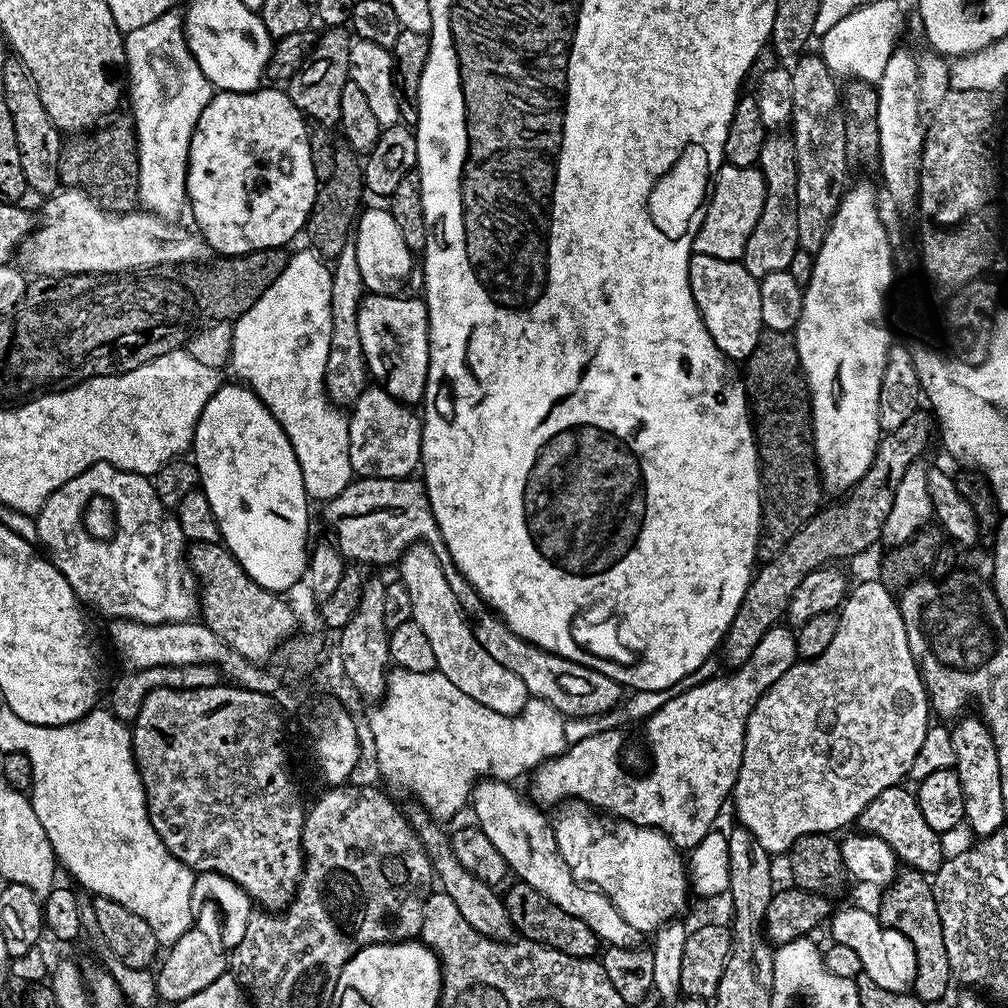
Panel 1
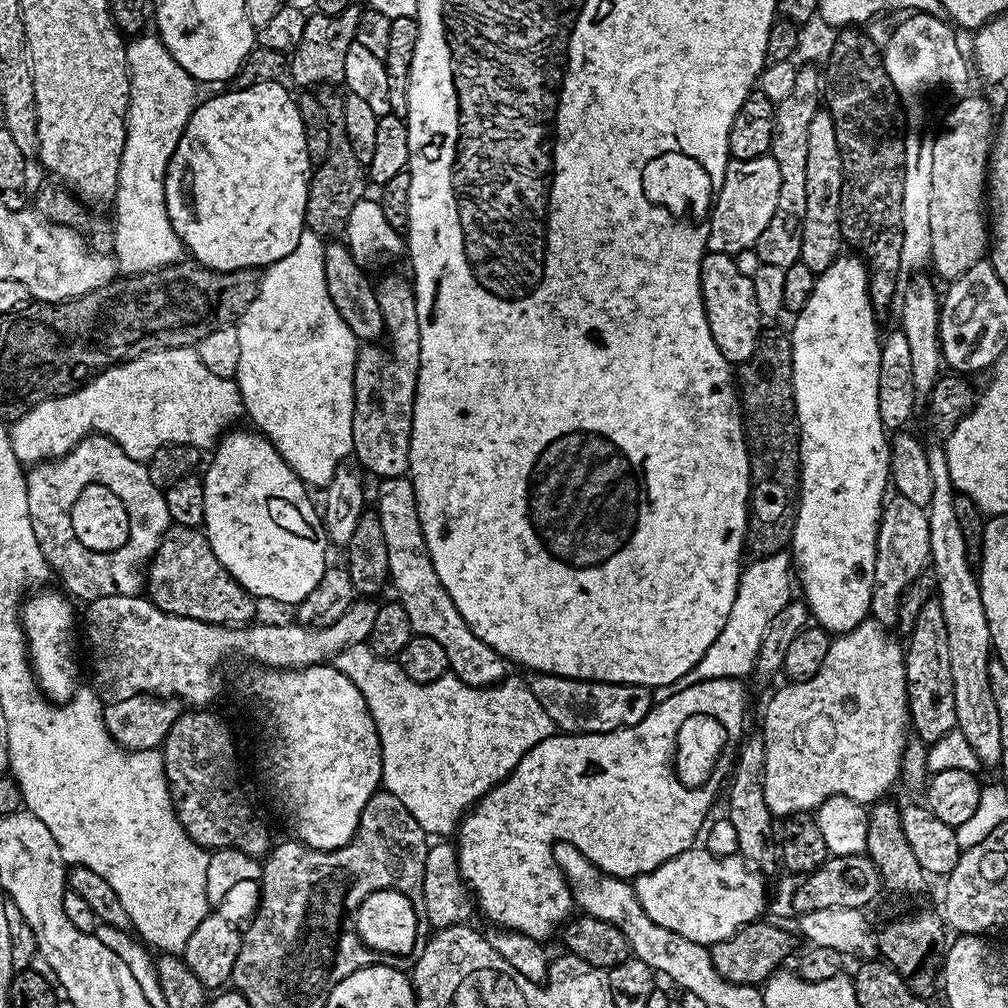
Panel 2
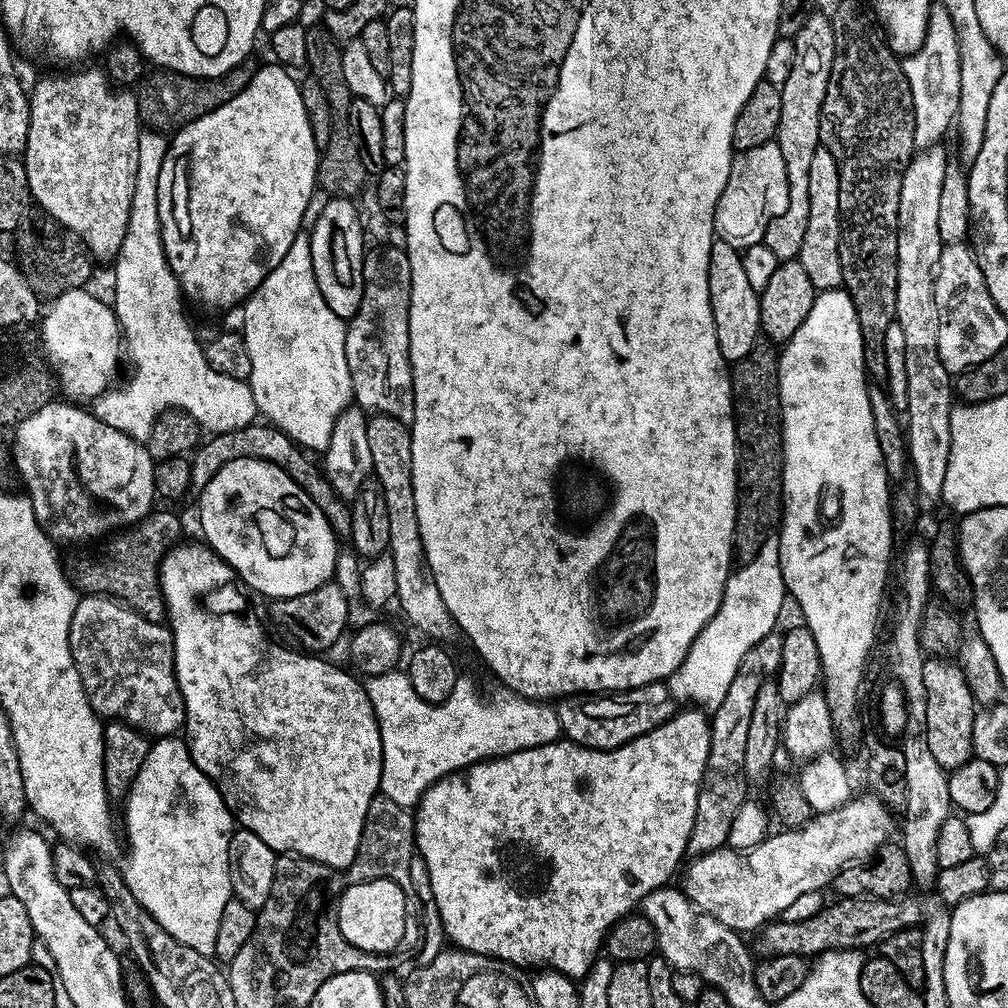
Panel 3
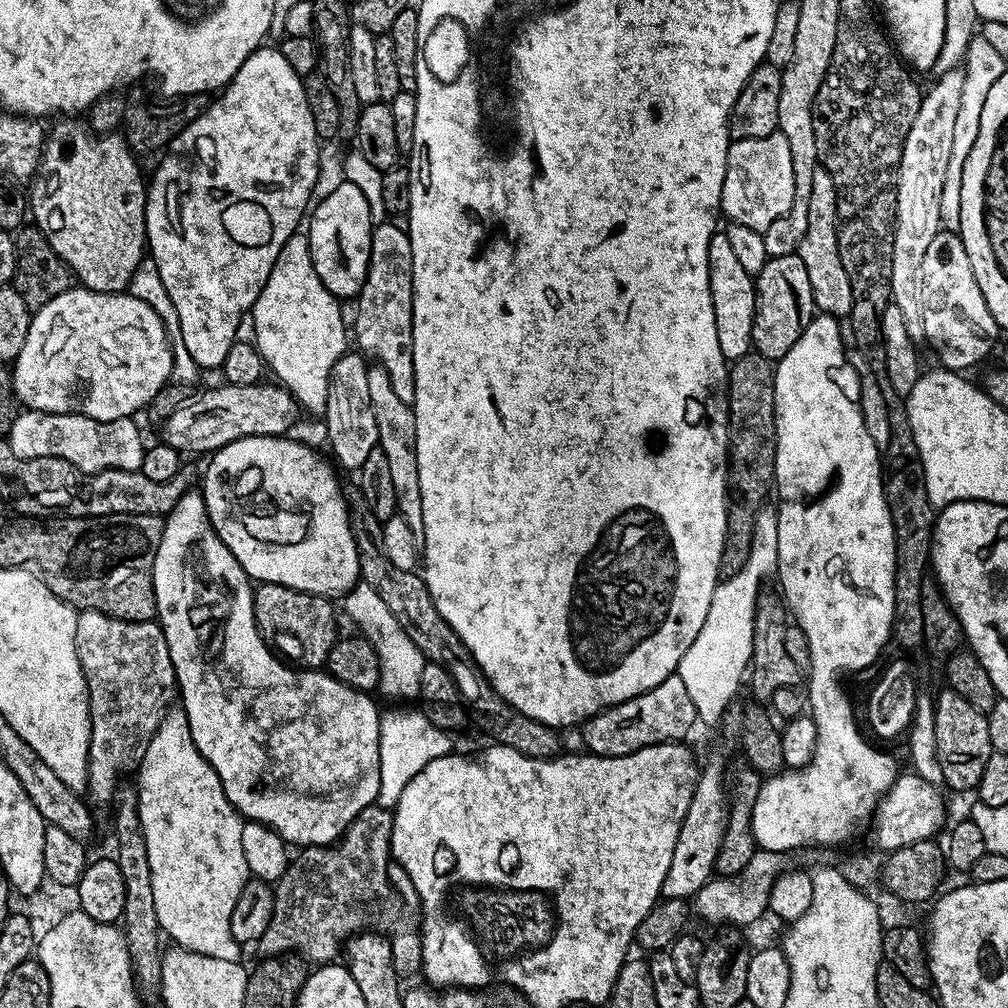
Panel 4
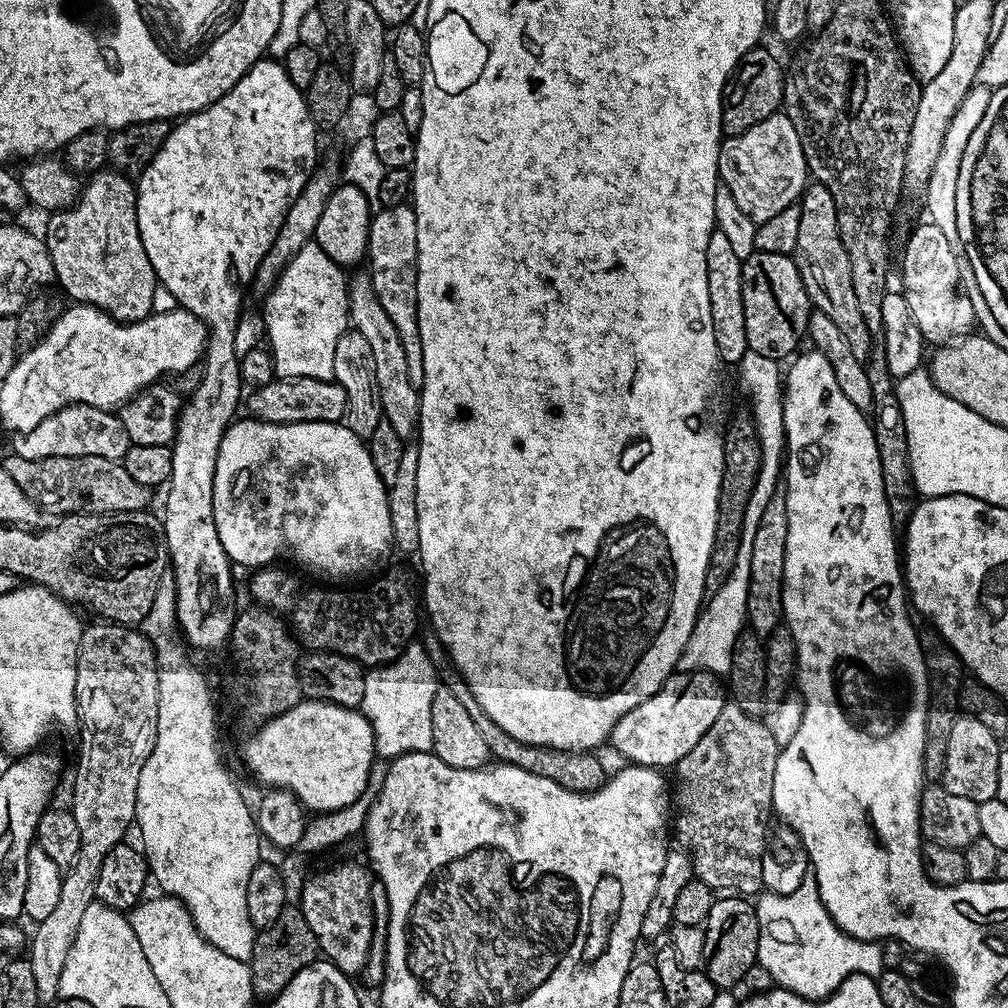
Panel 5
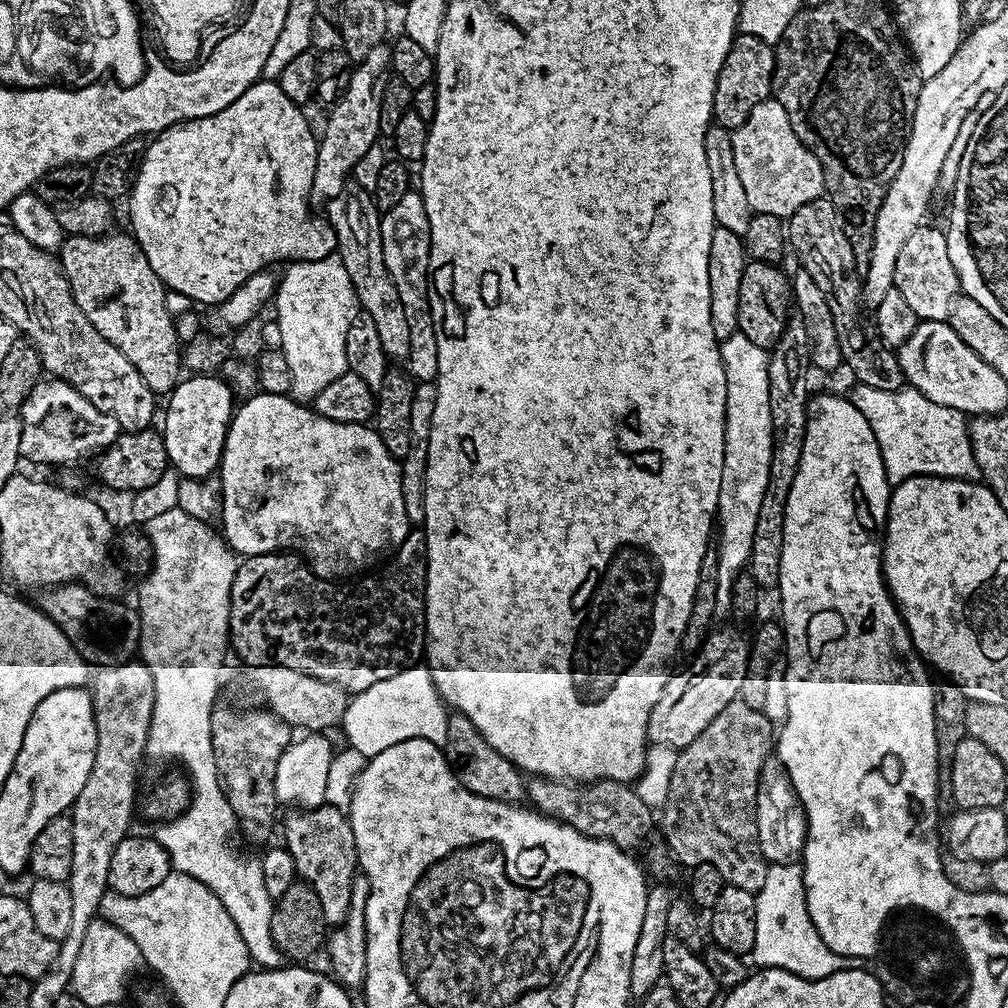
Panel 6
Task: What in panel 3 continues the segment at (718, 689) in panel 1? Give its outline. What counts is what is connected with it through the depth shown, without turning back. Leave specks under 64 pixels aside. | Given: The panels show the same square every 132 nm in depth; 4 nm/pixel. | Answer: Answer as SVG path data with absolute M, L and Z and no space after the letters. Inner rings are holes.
M680 710L680 711L677 711L677 712L676 712L676 713L675 713L675 715L673 715L673 717L672 717L672 719L670 719L670 720L668 720L668 721L666 721L666 723L665 723L665 724L659 724L659 725L658 725L658 727L656 727L656 728L655 728L655 729L654 729L654 731L653 731L653 732L648 732L648 733L646 733L646 735L644 735L644 736L639 736L639 737L638 737L638 739L636 739L636 740L632 740L632 741L631 741L631 742L630 742L630 743L629 743L629 744L624 744L624 745L622 745L622 747L620 747L620 748L613 748L613 749L611 749L611 750L601 750L601 749L598 749L598 748L585 748L585 747L584 747L584 745L583 745L583 744L574 744L574 743L572 743L572 741L571 741L571 740L569 740L569 739L567 739L567 738L561 738L561 739L559 739L559 740L557 740L557 741L555 741L555 742L553 742L553 743L550 743L550 744L539 744L539 746L538 746L538 747L536 747L536 748L530 748L530 749L523 749L523 750L521 750L521 751L520 751L520 752L514 752L514 753L510 753L510 754L509 754L509 755L508 755L508 756L501 756L501 757L499 757L499 758L493 758L493 759L487 759L487 760L485 760L485 761L483 761L483 762L479 762L479 763L477 763L477 764L473 764L473 765L472 765L472 767L469 767L469 768L468 768L468 769L467 769L467 771L465 771L465 772L464 772L464 773L463 773L463 774L451 774L451 775L447 775L447 776L445 776L445 777L444 777L444 778L443 778L443 779L441 779L441 780L438 780L438 781L437 781L437 782L436 782L436 783L435 783L435 784L434 784L434 785L433 785L433 786L432 786L432 787L430 787L430 788L428 788L428 790L427 790L427 791L426 791L426 792L424 792L424 794L423 794L423 797L422 797L422 799L421 799L421 800L420 800L420 801L419 801L419 804L418 804L418 810L420 810L420 813L418 813L418 812L416 812L416 813L415 813L415 816L414 816L414 819L415 819L415 841L414 841L414 848L415 848L415 850L416 850L416 849L417 849L417 850L418 850L418 851L420 851L420 853L418 853L418 856L419 856L419 859L420 859L420 860L422 860L422 861L423 861L423 864L424 864L424 866L425 866L425 870L426 870L426 871L427 871L427 872L428 872L428 885L427 885L427 887L428 887L428 888L429 888L429 889L430 889L430 896L433 896L433 898L434 898L434 899L436 899L436 908L437 908L437 910L438 910L438 911L440 911L440 920L441 920L441 922L442 922L442 923L444 923L444 928L445 928L445 930L446 930L446 931L448 931L448 932L449 932L449 934L450 934L450 935L452 935L452 936L453 936L453 938L454 938L454 939L456 939L456 940L457 940L457 942L458 942L458 943L460 943L460 944L457 944L457 945L459 945L459 947L460 947L460 948L461 948L461 949L463 949L463 951L466 951L466 952L477 952L477 954L479 954L479 955L480 955L480 956L491 956L491 957L493 957L493 958L499 958L499 959L501 959L501 960L507 960L507 961L509 961L509 962L511 962L511 963L512 963L512 964L513 964L513 965L516 965L516 966L519 966L519 964L528 964L528 963L532 963L532 964L544 964L544 965L540 965L540 966L547 966L547 967L548 967L548 968L549 968L549 969L551 969L551 971L553 971L553 972L561 972L561 973L562 973L562 975L563 975L563 976L571 976L571 977L573 977L573 978L584 978L584 977L587 977L587 975L588 975L588 973L589 973L589 971L590 971L590 969L591 969L591 967L592 967L592 965L593 965L593 963L594 963L594 961L595 961L595 960L596 960L596 959L597 959L597 956L596 956L596 951L598 951L598 950L599 950L599 948L600 948L600 951L601 951L601 948L602 948L602 945L603 945L603 944L604 944L604 943L605 943L605 940L606 940L606 937L607 937L607 935L608 935L608 933L609 933L609 931L610 931L610 929L611 929L611 927L612 927L612 925L613 925L613 924L615 924L615 923L616 923L616 921L617 921L617 920L620 920L620 919L622 919L622 918L623 918L623 916L626 916L626 915L629 915L629 913L631 913L631 912L632 912L632 911L633 911L633 909L635 909L635 908L632 908L632 907L634 907L634 906L635 906L635 904L636 904L636 907L637 907L637 905L639 905L639 904L640 904L640 903L641 903L641 901L643 901L643 899L644 899L644 897L645 897L645 896L649 896L649 895L650 895L650 893L652 893L652 891L653 891L653 890L655 890L655 888L662 888L662 887L665 887L665 885L667 885L667 884L668 884L668 883L669 883L669 881L671 881L671 880L668 880L668 879L670 879L670 878L671 878L671 876L672 876L672 875L674 875L674 874L675 874L675 872L676 872L676 867L678 867L678 866L679 866L679 864L680 864L680 859L682 859L682 858L683 858L683 856L686 856L686 853L687 853L687 852L688 852L688 839L689 839L689 838L690 838L690 834L691 834L691 833L692 833L692 827L693 827L693 826L694 826L694 822L695 822L695 821L696 821L696 800L697 800L697 799L698 799L698 797L700 797L700 789L701 789L701 787L702 787L702 781L703 781L703 780L704 780L704 779L705 779L705 776L706 776L706 769L707 769L707 768L708 768L708 748L709 748L709 746L710 746L710 745L711 745L711 744L712 744L712 734L711 734L711 731L710 731L710 724L709 724L709 721L708 721L708 720L707 720L707 719L706 719L706 716L703 716L703 714L704 714L704 715L705 715L705 713L704 713L704 712L703 712L703 711L700 711L700 710L692 710L692 711L696 711L696 712L683 712L683 710Z

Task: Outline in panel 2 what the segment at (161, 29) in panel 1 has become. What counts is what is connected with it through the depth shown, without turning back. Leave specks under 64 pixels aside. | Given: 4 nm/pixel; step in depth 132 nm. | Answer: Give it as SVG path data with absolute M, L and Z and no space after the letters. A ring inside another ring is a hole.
M141 34L127 45L130 102L128 103L128 137L116 183L114 255L125 277L157 272L185 255L166 210L166 174L168 163L182 138L192 110L198 103L197 81L166 50L159 35Z

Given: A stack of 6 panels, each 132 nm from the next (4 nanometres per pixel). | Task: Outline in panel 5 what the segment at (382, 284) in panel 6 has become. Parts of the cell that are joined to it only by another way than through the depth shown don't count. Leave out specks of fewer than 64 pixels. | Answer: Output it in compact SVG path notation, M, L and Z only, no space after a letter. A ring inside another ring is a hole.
M361 270L348 282L348 319L351 327L370 342L371 353L374 354L374 373L378 394L381 398L383 419L399 436L408 438L417 431L420 423L420 394L418 385L410 382L410 372L406 370L406 350L402 350L402 338L398 338L398 330L394 330L394 322L386 315L386 310L378 302L374 294L372 277Z

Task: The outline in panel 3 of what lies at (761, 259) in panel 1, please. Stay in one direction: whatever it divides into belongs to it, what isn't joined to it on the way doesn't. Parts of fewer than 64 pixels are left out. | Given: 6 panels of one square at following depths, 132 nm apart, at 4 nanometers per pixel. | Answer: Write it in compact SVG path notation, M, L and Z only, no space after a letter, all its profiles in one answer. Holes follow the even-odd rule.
M817 10L812 14L801 22L800 29L794 33L794 66L790 70L790 78L780 85L782 122L778 122L774 143L782 150L782 159L786 162L788 201L786 210L782 210L782 214L766 226L762 242L770 246L771 252L782 262L797 259L802 250L802 238L806 238L806 225L810 218L810 161L814 158L814 150L822 146L820 115L836 53L836 35L831 19Z

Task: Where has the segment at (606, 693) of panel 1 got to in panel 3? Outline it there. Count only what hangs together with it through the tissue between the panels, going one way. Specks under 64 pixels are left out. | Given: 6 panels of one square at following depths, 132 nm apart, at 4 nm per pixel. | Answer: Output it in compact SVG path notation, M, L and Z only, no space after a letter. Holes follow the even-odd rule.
M664 682L629 688L627 692L596 694L591 698L564 698L558 704L560 731L574 744L611 750L653 732L659 724L672 719L677 708L669 685Z

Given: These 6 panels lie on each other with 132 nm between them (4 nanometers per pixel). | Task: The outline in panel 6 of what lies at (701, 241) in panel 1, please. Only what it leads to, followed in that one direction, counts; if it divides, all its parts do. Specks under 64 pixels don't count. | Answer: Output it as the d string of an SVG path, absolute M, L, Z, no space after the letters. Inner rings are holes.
M769 98L758 102L754 110L750 110L750 118L742 122L732 132L734 146L734 167L738 170L738 179L742 181L742 190L746 190L746 202L750 202L753 213L774 214L781 218L794 215L806 202L814 202L825 195L824 167L814 158L814 154L794 134L794 126L790 126L790 118L786 110L782 110L782 102Z

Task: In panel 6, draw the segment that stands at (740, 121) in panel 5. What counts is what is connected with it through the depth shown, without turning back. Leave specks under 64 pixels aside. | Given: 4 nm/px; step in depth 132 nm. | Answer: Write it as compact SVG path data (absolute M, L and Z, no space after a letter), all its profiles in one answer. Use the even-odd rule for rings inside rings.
M740 32L733 40L726 54L726 62L722 62L722 70L718 74L718 82L714 86L714 102L712 118L719 127L735 130L750 118L750 110L758 106L758 102L769 99L773 95L772 79L776 54L773 45L762 42L762 38L754 38L754 34Z

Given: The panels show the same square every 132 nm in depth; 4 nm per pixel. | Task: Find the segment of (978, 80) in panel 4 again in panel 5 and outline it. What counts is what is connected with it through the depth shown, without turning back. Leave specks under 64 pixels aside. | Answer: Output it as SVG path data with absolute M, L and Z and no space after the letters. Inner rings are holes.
M977 83L962 98L954 118L944 135L942 150L934 162L934 170L930 174L928 183L923 187L924 208L928 211L927 219L938 230L942 230L942 235L946 237L946 242L957 254L963 253L962 238L958 234L958 202L961 197L958 194L958 170L962 166L962 154L966 154L966 142L970 142L970 134L974 134L974 129L978 127L978 122L982 122L982 114L986 114L986 106L990 106L990 98L993 89L987 84Z

